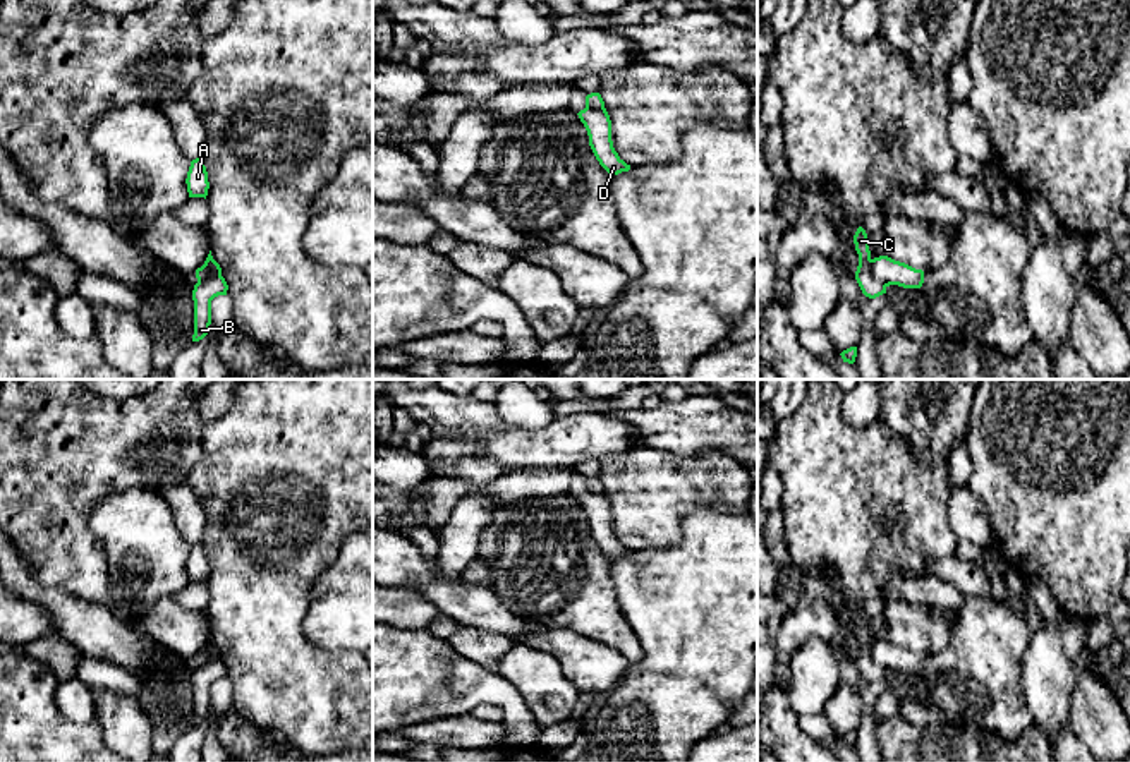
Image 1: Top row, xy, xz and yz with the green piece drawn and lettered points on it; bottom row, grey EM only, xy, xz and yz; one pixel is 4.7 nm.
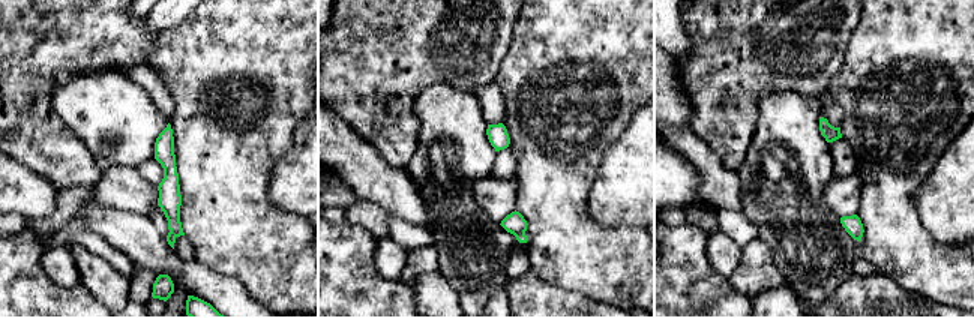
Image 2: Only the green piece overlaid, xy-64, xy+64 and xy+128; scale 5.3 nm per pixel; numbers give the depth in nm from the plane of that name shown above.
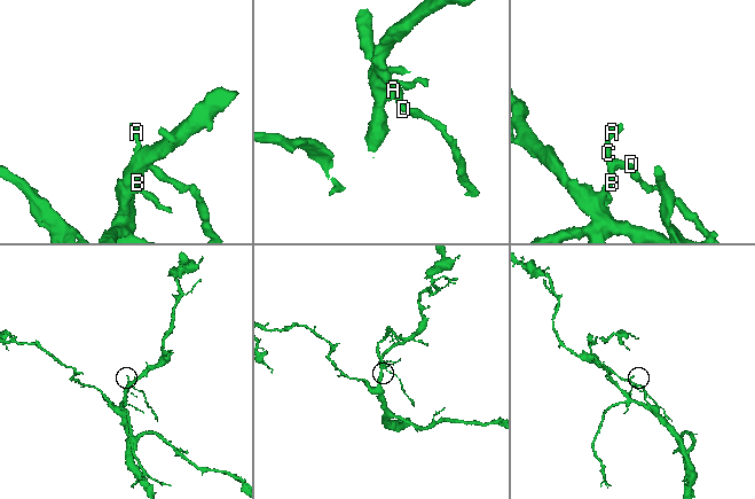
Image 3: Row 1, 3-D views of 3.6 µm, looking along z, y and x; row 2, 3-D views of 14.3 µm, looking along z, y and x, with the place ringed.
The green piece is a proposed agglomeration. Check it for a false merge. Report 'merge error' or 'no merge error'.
merge error

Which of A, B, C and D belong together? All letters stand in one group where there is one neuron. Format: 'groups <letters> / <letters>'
groups A B C / D

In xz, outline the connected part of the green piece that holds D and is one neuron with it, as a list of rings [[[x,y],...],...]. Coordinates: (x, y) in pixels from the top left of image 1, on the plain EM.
[[[584,493],[579,498],[580,506],[584,508],[589,530],[599,546],[599,549],[610,558],[618,559],[622,556],[629,556],[630,549],[627,549],[613,532],[611,525],[611,505],[608,496]]]

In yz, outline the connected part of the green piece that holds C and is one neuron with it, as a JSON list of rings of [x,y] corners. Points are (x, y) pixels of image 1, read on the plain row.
[[[862,611],[857,613],[854,620],[855,635],[859,638],[859,650],[855,656],[855,664],[862,674],[862,678],[869,683],[876,683],[886,678],[886,669],[878,666],[871,657],[871,635],[867,618]]]

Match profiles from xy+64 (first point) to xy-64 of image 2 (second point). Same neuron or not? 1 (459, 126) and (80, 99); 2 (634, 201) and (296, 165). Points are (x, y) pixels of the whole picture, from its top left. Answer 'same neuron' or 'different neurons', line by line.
1: same neuron
2: same neuron

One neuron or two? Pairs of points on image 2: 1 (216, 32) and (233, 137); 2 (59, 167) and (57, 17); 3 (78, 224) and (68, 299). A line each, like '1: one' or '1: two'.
1: one
2: one
3: two

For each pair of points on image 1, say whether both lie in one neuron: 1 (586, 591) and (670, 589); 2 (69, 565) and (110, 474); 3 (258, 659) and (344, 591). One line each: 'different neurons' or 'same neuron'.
1: different neurons
2: same neuron
3: different neurons

